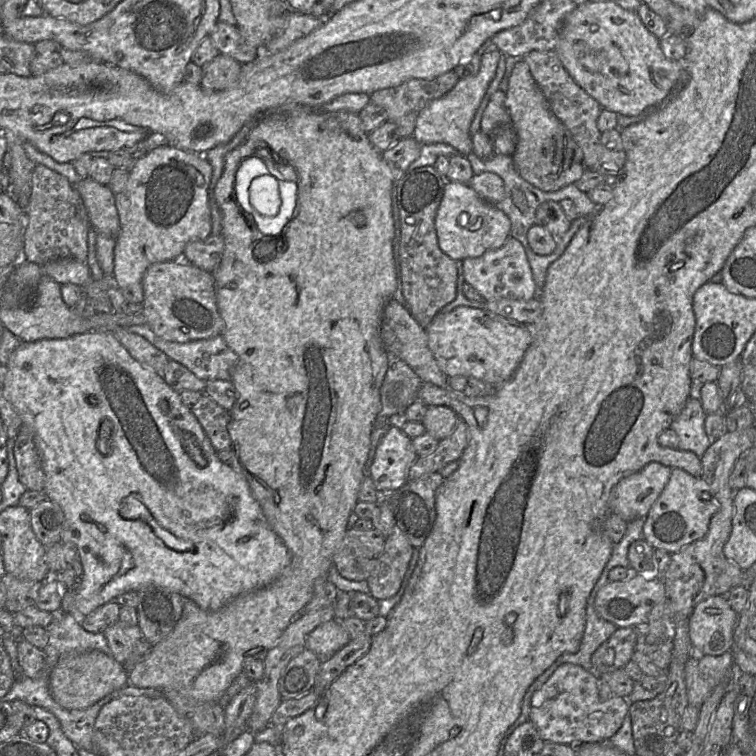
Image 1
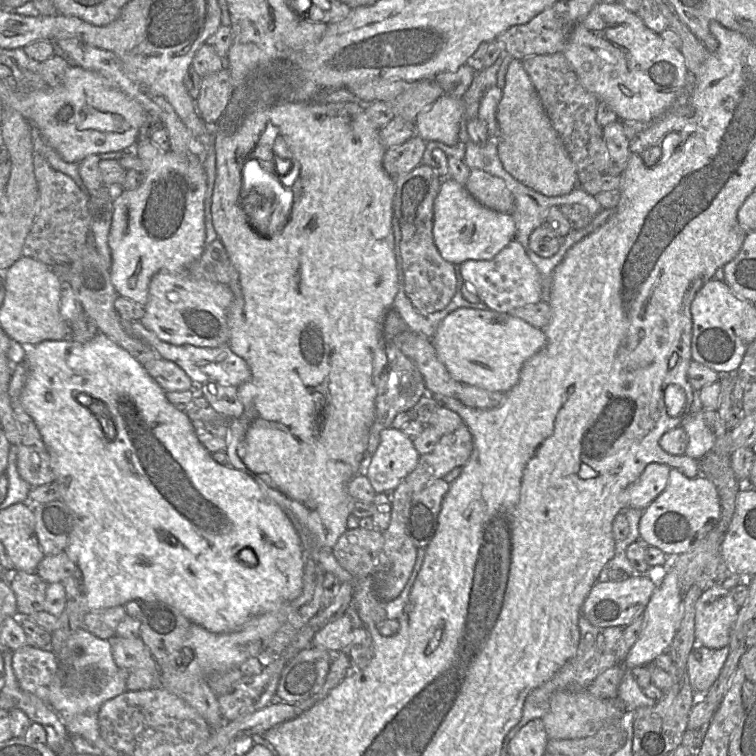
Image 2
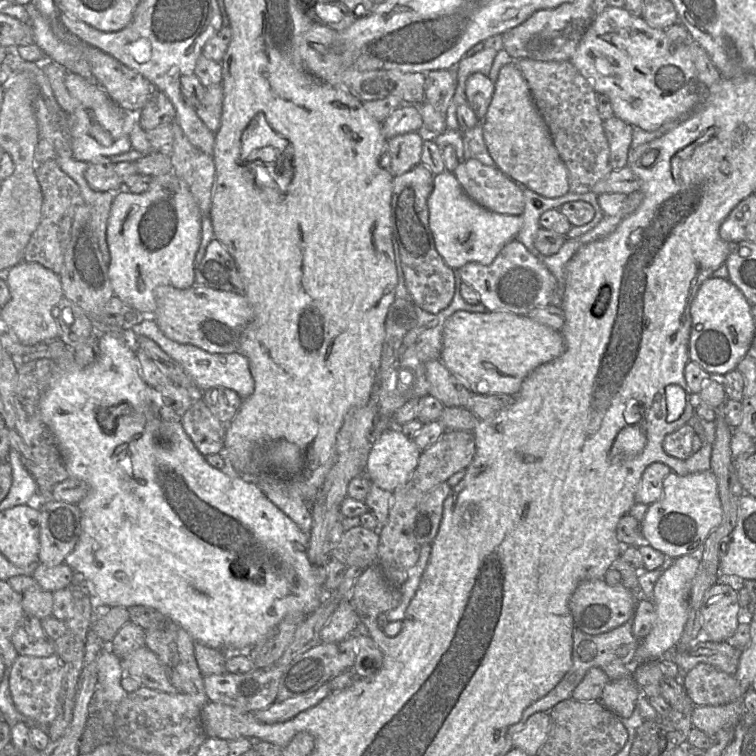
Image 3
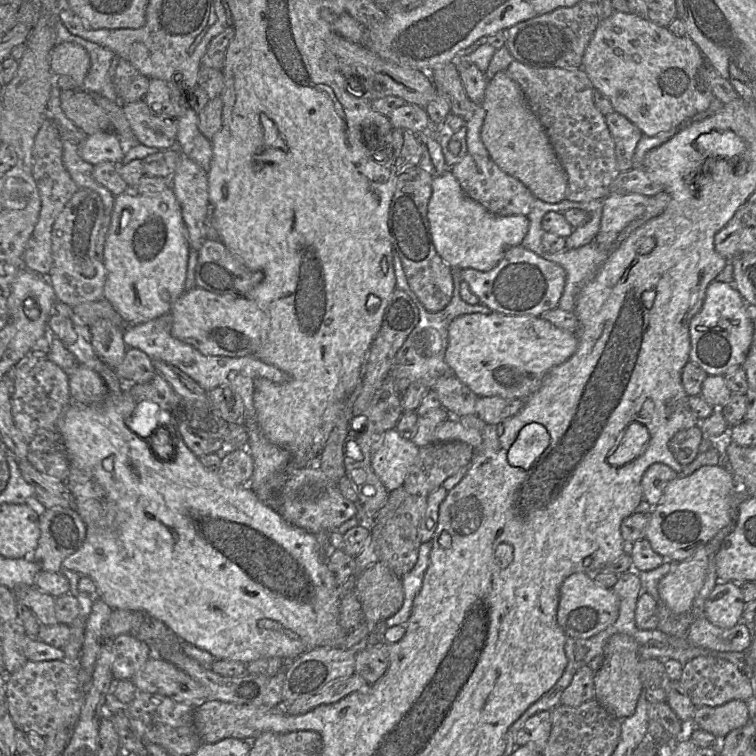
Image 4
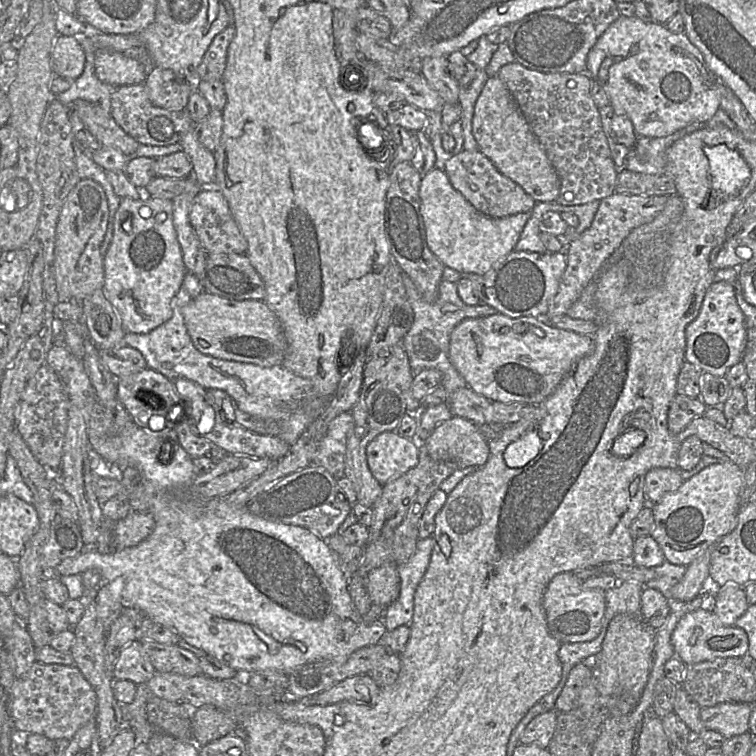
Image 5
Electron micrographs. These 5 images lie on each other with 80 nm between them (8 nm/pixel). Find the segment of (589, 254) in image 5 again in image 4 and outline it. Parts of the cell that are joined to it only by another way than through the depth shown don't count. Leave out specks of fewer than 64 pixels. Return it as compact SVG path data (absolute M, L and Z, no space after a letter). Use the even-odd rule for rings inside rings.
M609 194L605 197L600 229L594 238L598 246L616 246L624 228L644 214L649 198L640 194Z

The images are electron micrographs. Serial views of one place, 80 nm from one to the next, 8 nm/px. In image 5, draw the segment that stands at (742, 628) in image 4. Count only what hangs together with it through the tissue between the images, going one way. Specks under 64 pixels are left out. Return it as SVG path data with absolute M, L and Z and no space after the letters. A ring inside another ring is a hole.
M709 607L685 614L672 633L671 643L676 656L686 665L717 658L741 658L748 651L748 637L745 631L735 626L724 625Z

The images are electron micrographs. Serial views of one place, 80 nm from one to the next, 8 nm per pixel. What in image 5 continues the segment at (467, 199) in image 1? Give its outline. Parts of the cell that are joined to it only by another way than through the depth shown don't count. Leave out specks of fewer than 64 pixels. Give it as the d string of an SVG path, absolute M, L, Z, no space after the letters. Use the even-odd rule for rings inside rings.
M436 168L422 176L419 195L428 247L444 266L460 273L487 273L501 258L514 250L531 217L531 212L502 218L481 213L452 186L446 172Z

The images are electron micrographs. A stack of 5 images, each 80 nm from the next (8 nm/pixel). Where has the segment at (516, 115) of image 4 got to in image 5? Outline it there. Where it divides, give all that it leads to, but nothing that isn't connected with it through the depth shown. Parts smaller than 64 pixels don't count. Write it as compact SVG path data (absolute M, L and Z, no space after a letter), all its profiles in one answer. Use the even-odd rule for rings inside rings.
M498 76L485 82L474 107L473 135L479 151L506 177L518 184L535 201L556 202L561 182L544 148Z

